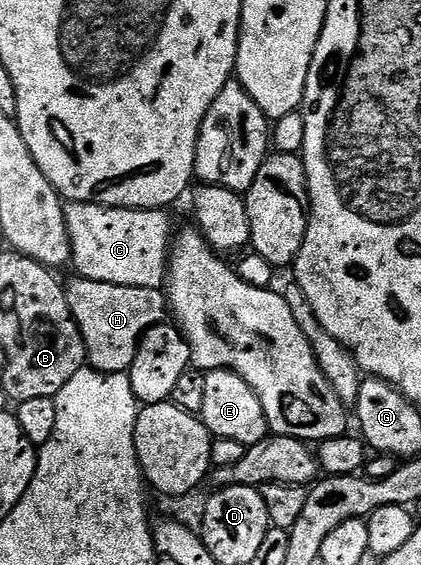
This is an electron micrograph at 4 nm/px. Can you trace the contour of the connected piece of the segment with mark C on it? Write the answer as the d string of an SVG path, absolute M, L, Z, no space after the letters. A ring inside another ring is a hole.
M71 202L64 207L67 233L71 239L73 268L80 277L93 282L112 283L115 286L164 287L169 267L169 249L173 243L171 220L166 211L158 208L107 208L104 204Z

